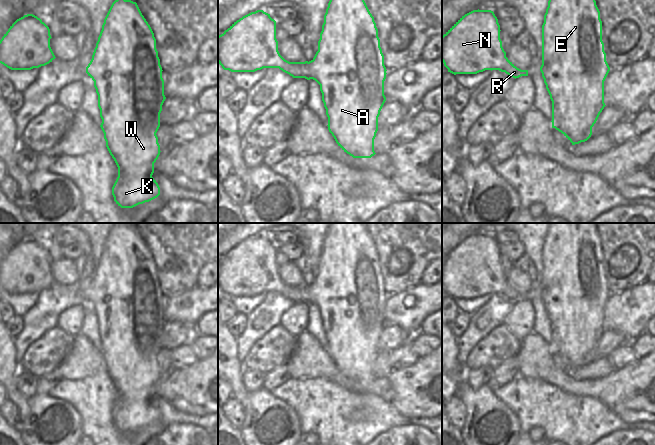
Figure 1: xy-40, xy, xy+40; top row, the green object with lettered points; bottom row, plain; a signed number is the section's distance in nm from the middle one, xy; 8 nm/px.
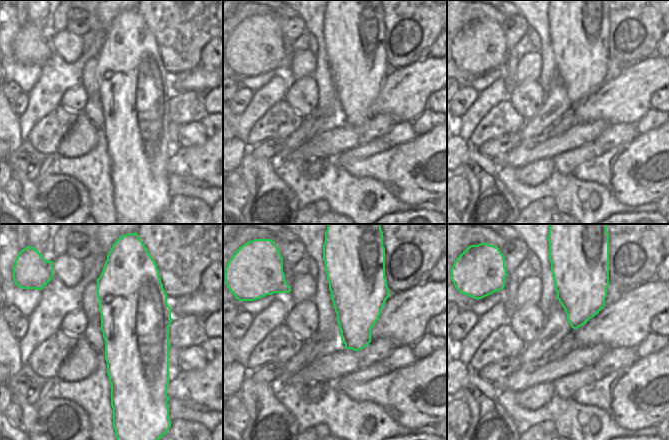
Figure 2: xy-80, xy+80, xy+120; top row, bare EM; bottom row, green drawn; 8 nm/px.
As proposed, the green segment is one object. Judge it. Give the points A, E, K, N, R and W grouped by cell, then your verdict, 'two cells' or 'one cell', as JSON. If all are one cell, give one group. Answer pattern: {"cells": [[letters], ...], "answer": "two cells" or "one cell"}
{"cells": [["A", "E", "K", "N", "R", "W"]], "answer": "one cell"}

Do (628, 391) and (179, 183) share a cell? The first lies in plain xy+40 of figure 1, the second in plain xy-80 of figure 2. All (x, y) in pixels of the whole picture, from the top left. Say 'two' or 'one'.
two

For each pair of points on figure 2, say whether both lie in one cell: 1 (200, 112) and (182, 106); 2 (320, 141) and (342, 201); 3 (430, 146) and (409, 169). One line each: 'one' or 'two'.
1: one
2: two
3: one

